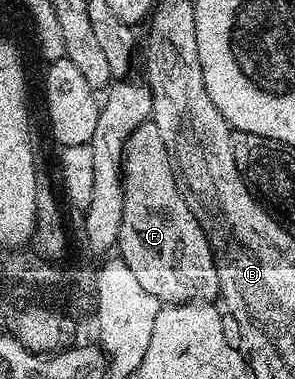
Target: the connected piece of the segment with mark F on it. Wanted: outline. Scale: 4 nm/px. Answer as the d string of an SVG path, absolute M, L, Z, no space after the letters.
M151 121L143 123L132 132L124 148L124 198L122 199L122 223L118 231L118 257L134 271L138 283L161 303L203 301L212 303L220 296L218 271L212 255L212 245L202 227L194 219L186 199L180 193L180 185L166 155L166 143L158 135L158 127Z

